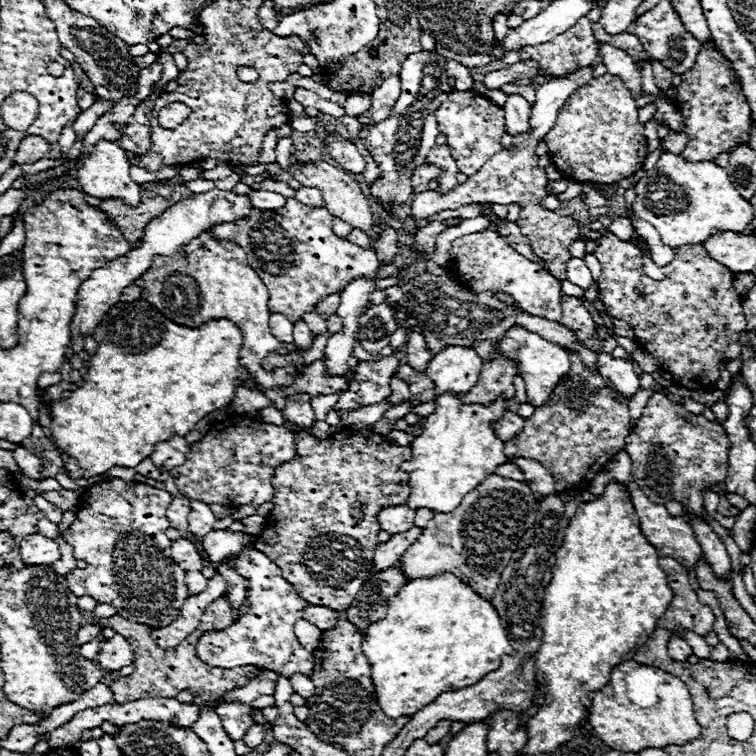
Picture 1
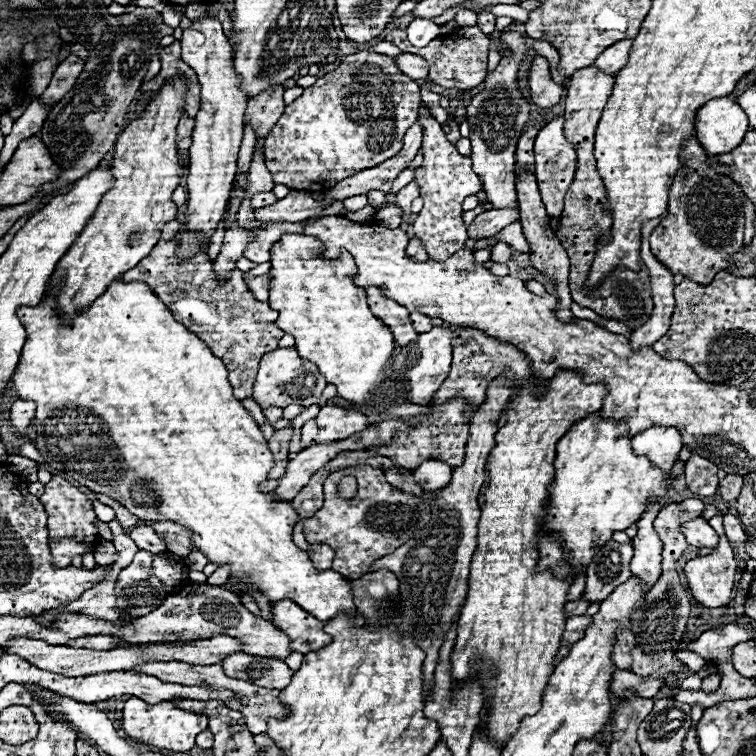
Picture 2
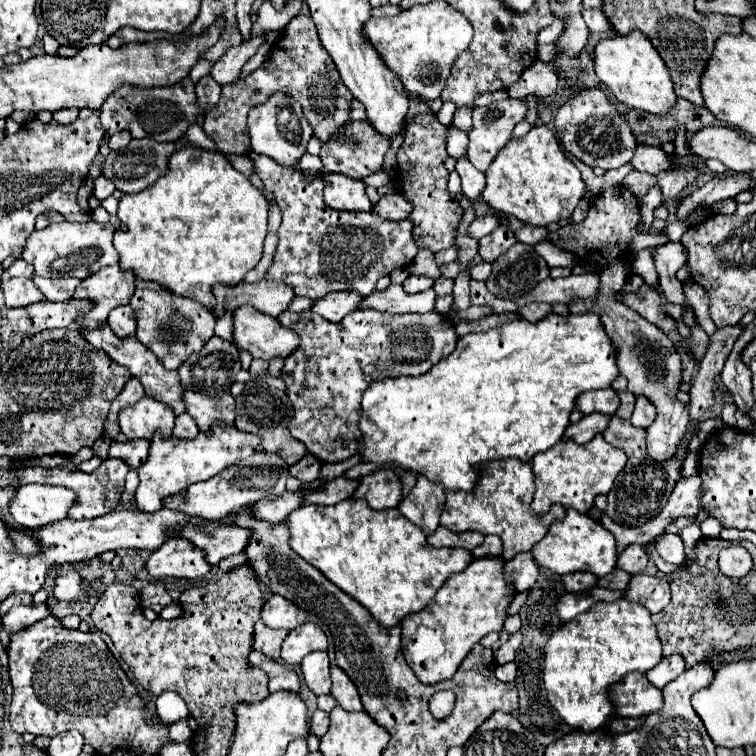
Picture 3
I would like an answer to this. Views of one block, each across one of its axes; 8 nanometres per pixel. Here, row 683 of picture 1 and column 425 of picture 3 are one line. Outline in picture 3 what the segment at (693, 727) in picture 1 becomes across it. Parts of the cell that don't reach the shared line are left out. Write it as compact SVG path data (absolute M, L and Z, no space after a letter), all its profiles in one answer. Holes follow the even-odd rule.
M502 556L474 558L464 572L454 574L448 584L438 590L430 608L402 620L400 626L406 662L424 684L436 684L450 678L482 636L502 630L508 606L516 594L514 584L504 578L504 562Z

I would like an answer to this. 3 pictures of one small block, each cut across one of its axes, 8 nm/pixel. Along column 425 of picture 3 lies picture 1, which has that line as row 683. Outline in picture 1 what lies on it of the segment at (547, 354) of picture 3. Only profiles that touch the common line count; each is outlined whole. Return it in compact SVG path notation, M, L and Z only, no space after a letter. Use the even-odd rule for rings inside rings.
M442 572L432 578L416 578L406 582L392 604L388 604L386 618L366 630L362 652L372 666L372 682L380 708L386 712L386 716L398 718L404 714L416 714L440 692L458 692L476 684L480 678L500 666L500 656L512 654L514 650L490 600L478 596L454 574Z

